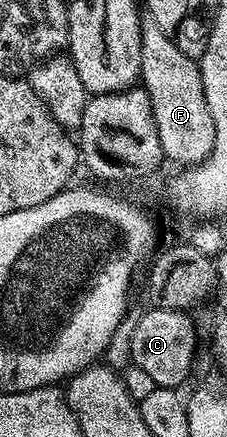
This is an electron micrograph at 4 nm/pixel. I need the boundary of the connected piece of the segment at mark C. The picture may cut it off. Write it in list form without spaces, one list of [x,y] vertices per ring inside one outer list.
[[[150,307],[140,314],[132,336],[131,364],[144,369],[152,377],[155,387],[181,388],[181,383],[194,367],[194,354],[198,351],[198,335],[194,323],[185,310],[173,311],[167,307]]]

